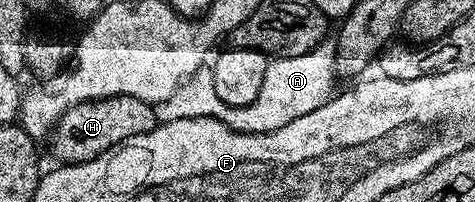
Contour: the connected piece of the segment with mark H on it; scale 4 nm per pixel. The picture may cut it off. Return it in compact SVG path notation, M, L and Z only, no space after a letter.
M111 97L95 99L92 103L80 103L71 108L51 132L53 155L62 164L86 163L103 153L120 147L131 137L141 133L151 133L158 125L157 113L152 103L139 101L139 97Z

